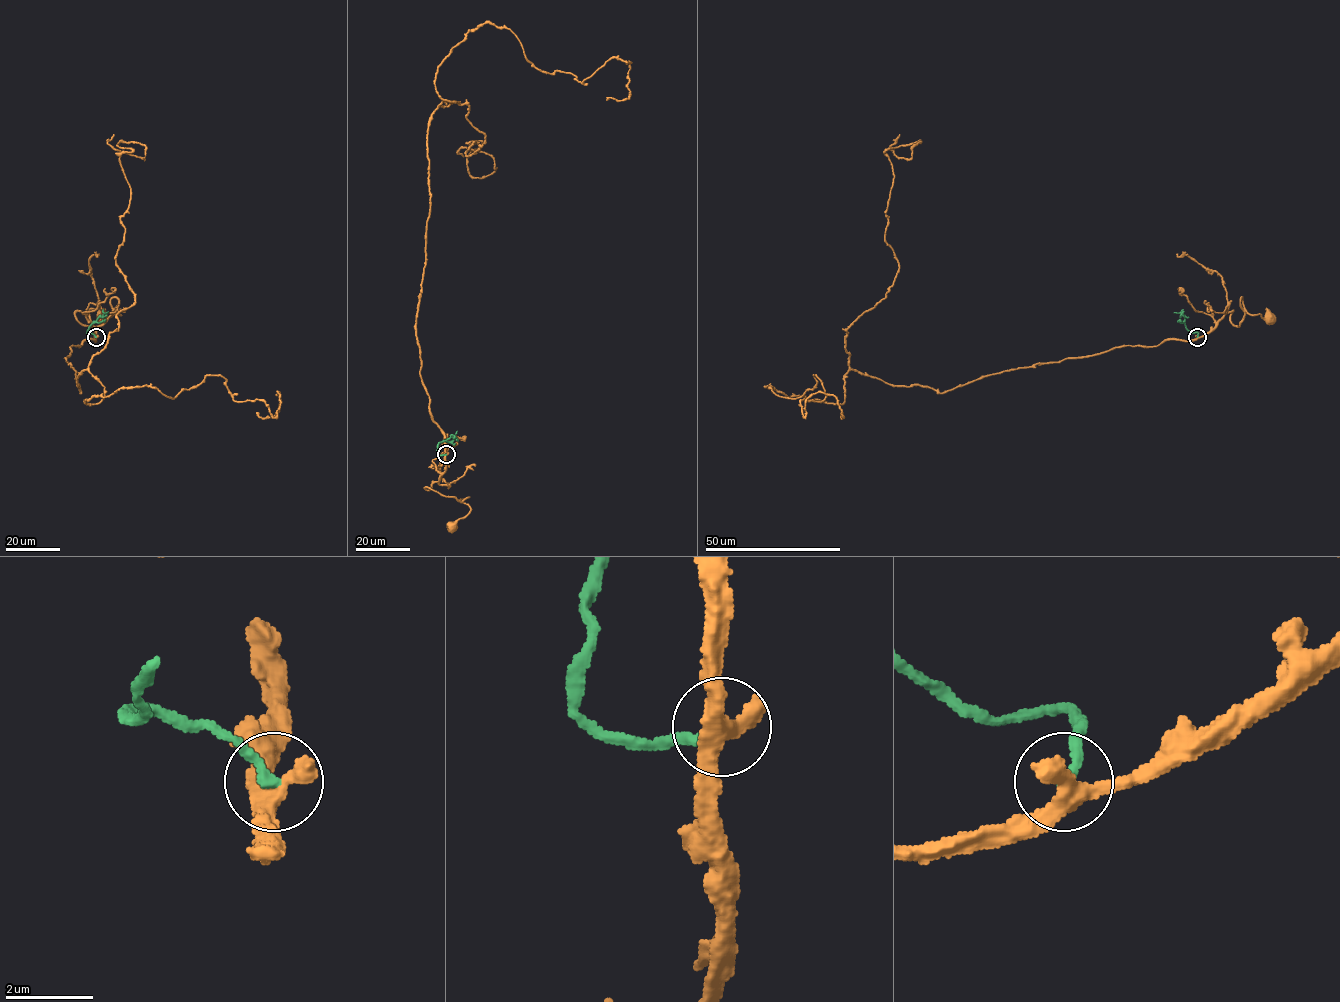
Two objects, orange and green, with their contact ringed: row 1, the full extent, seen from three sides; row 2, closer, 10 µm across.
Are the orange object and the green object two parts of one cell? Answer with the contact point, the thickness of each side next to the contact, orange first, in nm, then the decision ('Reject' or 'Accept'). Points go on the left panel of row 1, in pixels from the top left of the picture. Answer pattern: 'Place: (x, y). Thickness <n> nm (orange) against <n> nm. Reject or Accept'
Place: (96, 337). Thickness 440 nm (orange) against 260 nm. Reject

